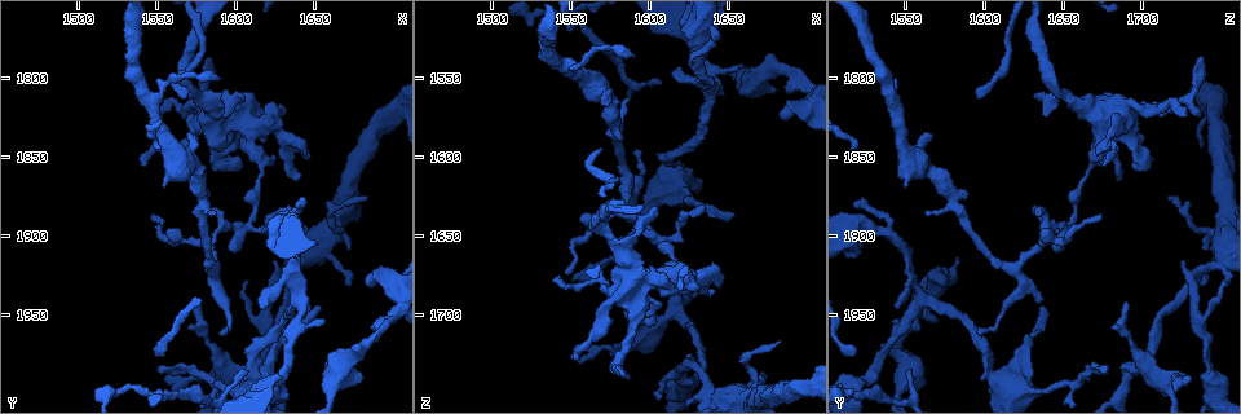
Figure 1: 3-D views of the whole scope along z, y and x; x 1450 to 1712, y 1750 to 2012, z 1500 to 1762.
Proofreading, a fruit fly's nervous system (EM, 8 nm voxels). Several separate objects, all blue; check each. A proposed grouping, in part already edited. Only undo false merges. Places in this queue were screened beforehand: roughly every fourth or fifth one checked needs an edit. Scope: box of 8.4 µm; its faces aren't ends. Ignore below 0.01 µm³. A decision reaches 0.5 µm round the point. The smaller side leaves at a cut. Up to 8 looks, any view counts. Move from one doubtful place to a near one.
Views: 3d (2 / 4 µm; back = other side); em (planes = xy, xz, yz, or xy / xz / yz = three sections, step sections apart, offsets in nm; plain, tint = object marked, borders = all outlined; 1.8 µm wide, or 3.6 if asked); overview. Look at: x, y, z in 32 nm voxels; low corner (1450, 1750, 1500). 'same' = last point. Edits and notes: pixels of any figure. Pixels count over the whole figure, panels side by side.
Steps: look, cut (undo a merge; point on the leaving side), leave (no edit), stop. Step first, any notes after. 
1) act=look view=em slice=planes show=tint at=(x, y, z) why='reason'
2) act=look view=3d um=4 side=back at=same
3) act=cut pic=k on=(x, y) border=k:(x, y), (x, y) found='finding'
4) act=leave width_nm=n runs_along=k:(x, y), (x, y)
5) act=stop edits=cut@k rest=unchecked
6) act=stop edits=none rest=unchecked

act=look view=3d um=2 side=back at=(1606, 1896, 1652)

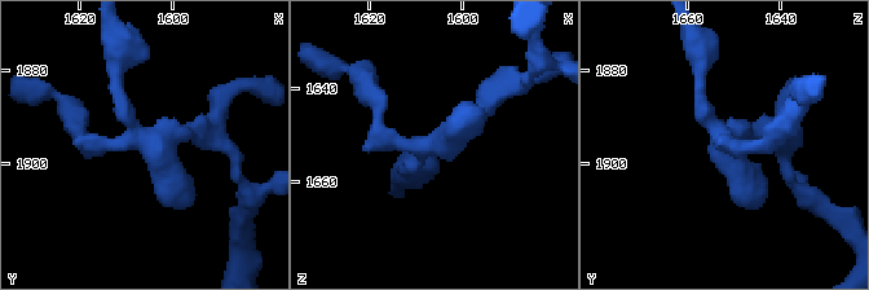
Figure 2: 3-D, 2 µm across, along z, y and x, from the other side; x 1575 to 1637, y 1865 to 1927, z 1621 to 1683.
act=look view=em um=3.6 slice=xz step=4 show=tint at=(1606, 1895, 1652)

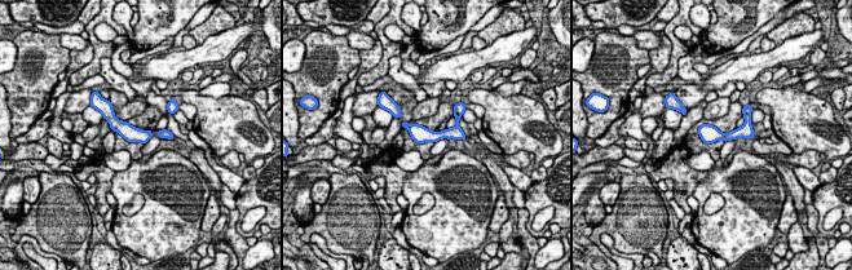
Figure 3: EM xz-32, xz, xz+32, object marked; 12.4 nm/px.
act=look view=em um=3.6 slice=xy step=16 show=tint at=same why='cut it another way'

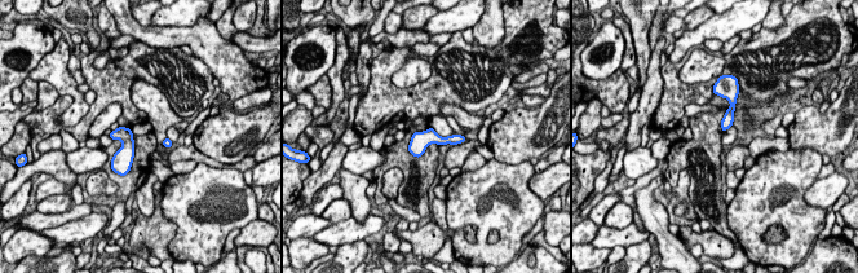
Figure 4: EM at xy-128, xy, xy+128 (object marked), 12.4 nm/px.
act=leave found='all the same neuron'

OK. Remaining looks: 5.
act=look view=3d um=4 side=back at=(1572, 1854, 1558) why='branch point'

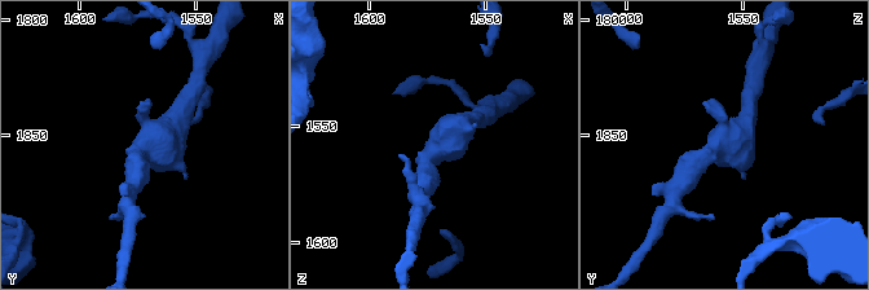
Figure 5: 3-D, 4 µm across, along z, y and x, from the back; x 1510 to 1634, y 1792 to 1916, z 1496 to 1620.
act=look view=em slice=planes show=tint at=(1571, 1852, 1560)

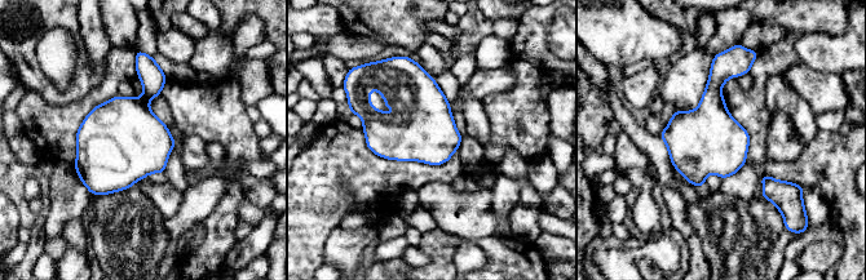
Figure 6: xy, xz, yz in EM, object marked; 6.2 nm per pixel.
act=leave found='all the same neuron'

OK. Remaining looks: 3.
act=look view=em slice=planes show=tint at=(1618, 1990, 1618) why='abrupt turn'

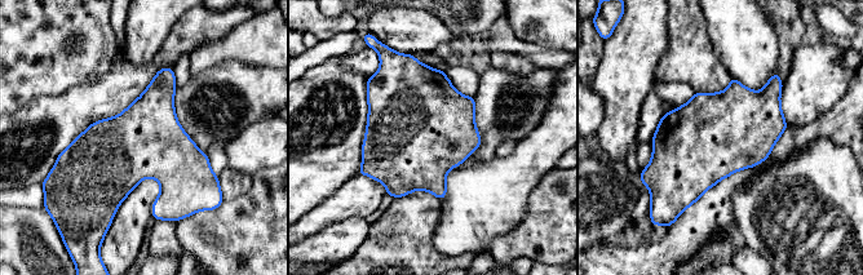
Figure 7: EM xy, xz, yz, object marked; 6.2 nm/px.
act=leave found='one neuron here'

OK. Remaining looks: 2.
act=look view=em slice=planes show=tint at=(1604, 1988, 1708) why='thick turns thin'

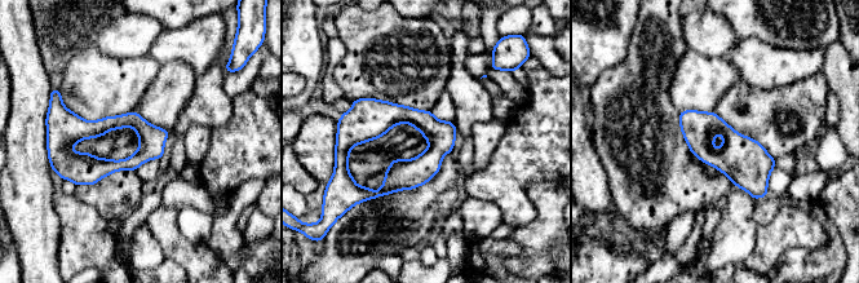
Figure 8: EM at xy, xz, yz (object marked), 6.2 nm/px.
act=leave found='all the same neuron'

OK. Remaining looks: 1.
act=stop edits=none rest=unchecked

